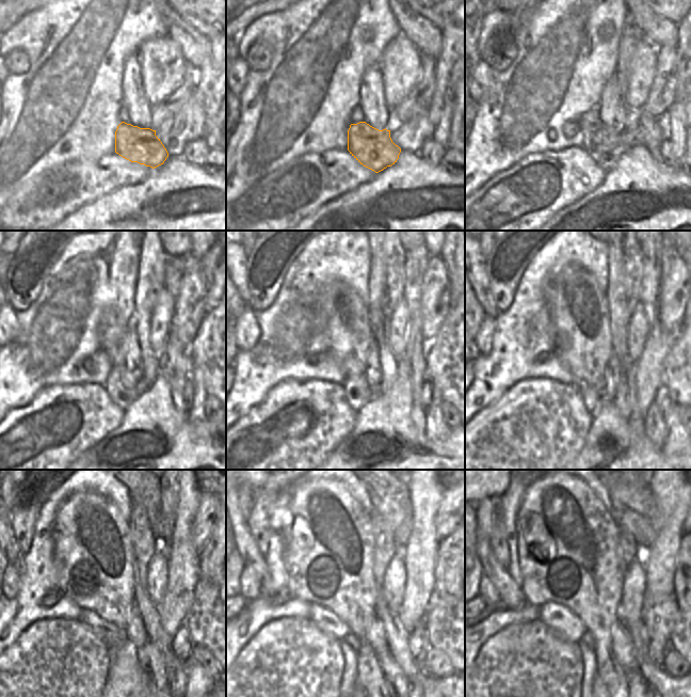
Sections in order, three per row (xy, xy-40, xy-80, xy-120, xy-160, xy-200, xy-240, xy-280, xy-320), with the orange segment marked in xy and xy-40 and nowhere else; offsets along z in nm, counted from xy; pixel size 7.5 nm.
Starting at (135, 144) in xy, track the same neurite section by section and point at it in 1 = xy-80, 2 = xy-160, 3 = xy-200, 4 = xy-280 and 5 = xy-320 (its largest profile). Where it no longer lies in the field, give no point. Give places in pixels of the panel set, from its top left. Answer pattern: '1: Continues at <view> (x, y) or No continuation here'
1: Continues at xy-80 (605, 146)
2: Continues at xy-160 (358, 393)
3: Continues at xy-200 (594, 397)
4: Continues at xy-280 (324, 619)
5: Continues at xy-320 (563, 623)

